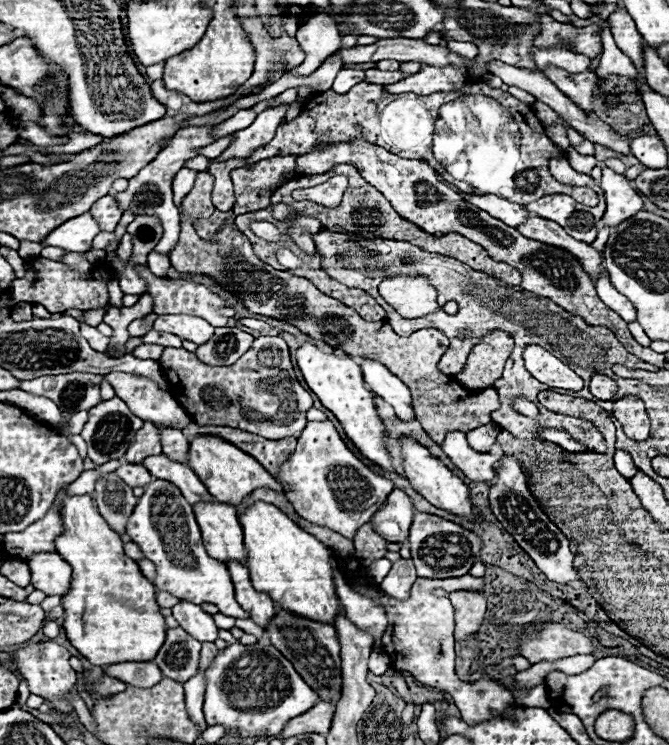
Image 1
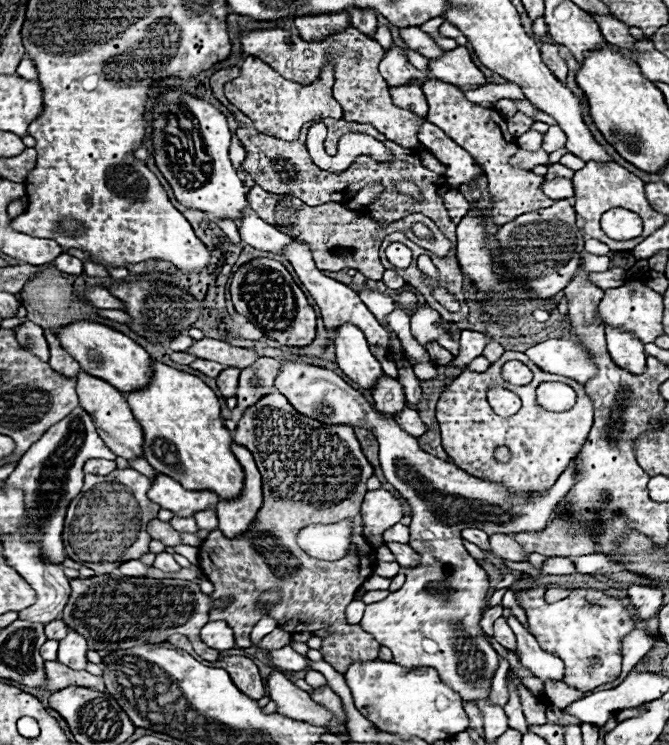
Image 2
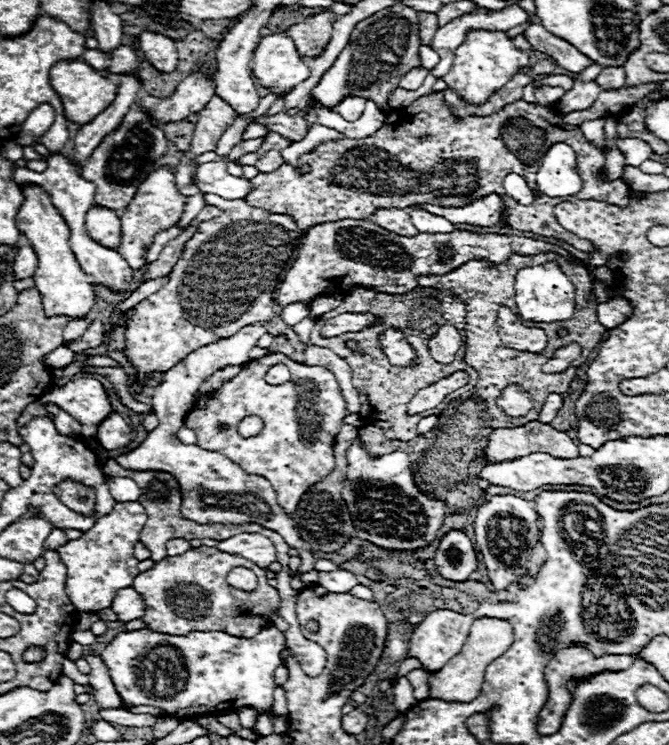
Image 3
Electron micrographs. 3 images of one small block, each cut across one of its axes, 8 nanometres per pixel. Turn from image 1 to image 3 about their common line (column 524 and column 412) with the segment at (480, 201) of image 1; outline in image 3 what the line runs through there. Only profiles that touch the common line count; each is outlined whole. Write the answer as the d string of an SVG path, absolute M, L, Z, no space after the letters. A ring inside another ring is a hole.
M408 208L418 232L454 232L454 224L442 216L434 216L420 208Z

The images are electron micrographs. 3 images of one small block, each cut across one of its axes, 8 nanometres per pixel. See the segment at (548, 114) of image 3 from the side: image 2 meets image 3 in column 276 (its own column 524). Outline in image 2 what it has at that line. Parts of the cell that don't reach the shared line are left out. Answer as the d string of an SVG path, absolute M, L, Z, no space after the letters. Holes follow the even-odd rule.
M440 80L424 82L422 90L430 104L428 120L432 124L436 124L438 128L442 128L458 146L468 150L472 154L472 158L482 166L482 170L488 178L488 190L490 190L490 196L494 202L492 216L490 216L490 220L494 224L502 226L502 224L518 218L520 214L534 212L538 208L548 208L554 204L554 200L550 200L542 192L542 184L546 182L544 176L538 176L532 170L510 166L510 158L516 154L518 146L516 146L516 138L508 132L506 118L500 112L482 108L482 106L470 102L456 86L444 84Z

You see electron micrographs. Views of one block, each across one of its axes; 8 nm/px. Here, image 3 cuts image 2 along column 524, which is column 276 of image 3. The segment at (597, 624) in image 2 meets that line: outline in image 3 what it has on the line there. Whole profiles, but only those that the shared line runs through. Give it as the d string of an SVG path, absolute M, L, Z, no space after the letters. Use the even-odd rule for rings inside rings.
M208 546L190 548L184 554L162 558L154 564L154 568L140 572L132 586L146 602L146 614L142 616L146 628L172 636L186 636L196 630L216 630L228 632L230 636L254 638L260 630L274 624L270 614L280 608L278 590L268 584L264 568L246 558L224 554ZM236 566L250 568L258 576L258 588L254 592L232 588L226 582L228 572Z

